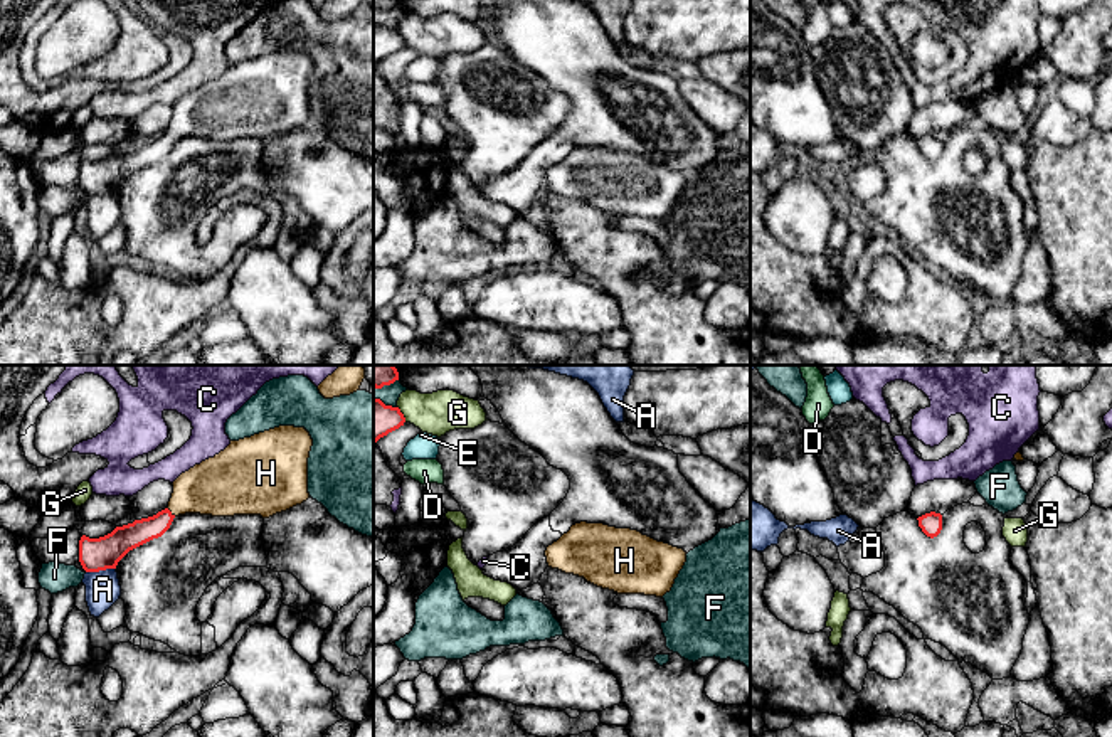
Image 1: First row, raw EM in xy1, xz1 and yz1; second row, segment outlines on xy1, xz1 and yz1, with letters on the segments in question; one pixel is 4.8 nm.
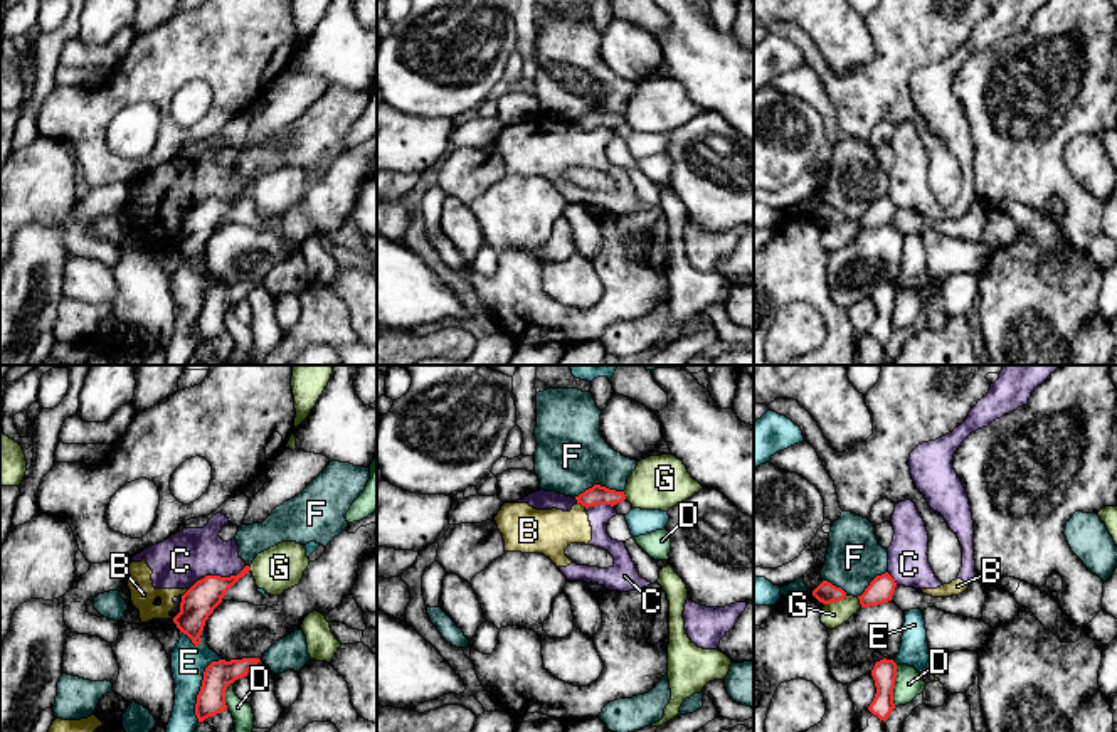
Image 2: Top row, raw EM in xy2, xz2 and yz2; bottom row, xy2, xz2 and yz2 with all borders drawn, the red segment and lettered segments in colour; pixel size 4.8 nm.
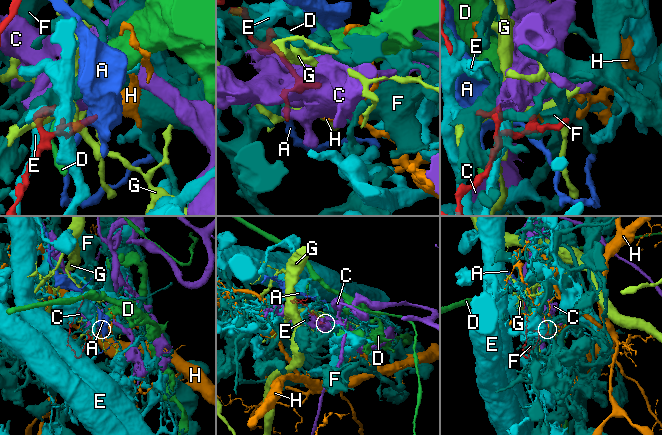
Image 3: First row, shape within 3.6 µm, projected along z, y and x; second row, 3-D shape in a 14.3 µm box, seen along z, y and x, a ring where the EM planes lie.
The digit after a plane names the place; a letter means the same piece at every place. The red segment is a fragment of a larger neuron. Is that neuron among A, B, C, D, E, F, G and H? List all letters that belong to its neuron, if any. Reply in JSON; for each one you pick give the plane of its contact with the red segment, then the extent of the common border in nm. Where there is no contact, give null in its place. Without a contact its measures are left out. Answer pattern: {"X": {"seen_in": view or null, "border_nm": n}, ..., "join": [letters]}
{"H": {"seen_in": "xy1", "border_nm": 60}, "join": ["H"]}

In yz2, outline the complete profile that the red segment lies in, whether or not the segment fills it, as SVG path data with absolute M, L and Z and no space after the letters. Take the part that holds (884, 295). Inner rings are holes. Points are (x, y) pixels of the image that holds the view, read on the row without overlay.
M887 281L876 284L871 293L871 300L875 303L876 316L868 333L885 345L895 332L893 311L897 301L897 286Z

